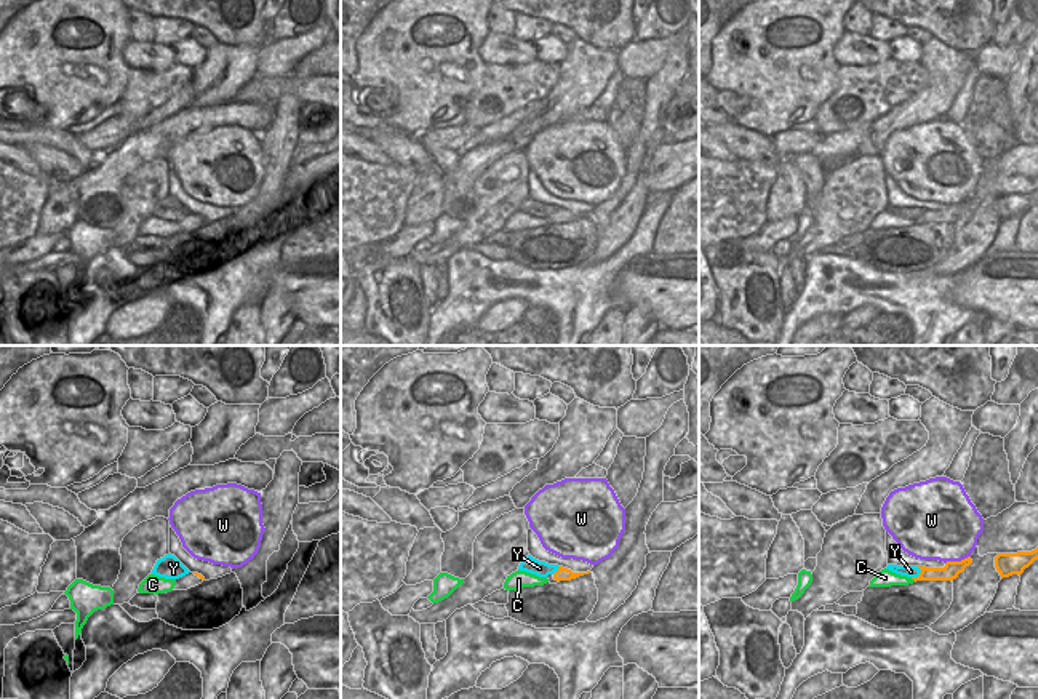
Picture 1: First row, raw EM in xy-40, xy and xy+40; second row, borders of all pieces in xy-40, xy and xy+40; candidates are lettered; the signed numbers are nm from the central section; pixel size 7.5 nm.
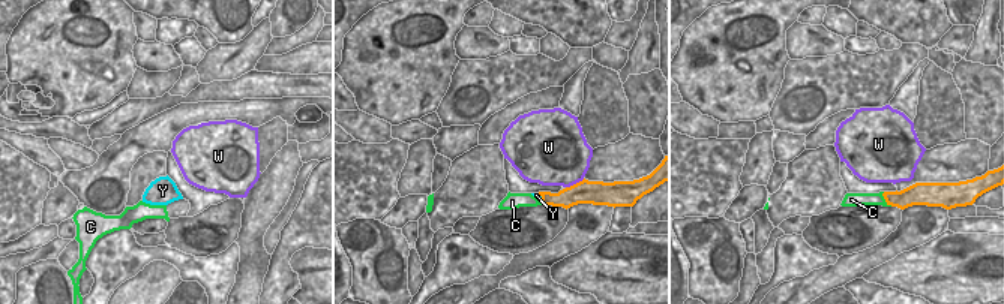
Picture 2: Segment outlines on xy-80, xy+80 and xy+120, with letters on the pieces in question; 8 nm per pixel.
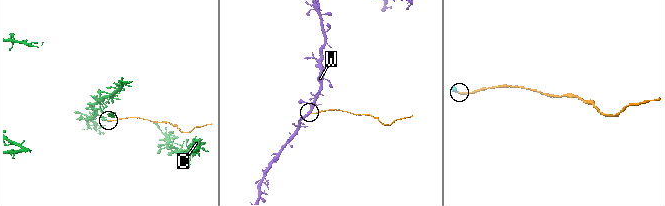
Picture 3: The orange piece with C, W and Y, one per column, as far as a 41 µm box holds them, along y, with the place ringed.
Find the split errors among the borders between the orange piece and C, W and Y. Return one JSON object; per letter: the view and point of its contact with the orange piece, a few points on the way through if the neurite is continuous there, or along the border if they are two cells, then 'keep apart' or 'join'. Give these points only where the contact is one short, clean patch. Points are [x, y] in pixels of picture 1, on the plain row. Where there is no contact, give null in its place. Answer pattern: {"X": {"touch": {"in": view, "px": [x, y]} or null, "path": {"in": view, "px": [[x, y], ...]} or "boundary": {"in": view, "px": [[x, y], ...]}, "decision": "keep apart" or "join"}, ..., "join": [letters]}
{"C": {"touch": {"in": "xy+40", "px": [914, 221]}, "boundary": {"in": "xy+40", "px": [[910, 219], [915, 223]]}, "decision": "keep apart"}, "W": {"touch": {"in": "xy+40", "px": [957, 203]}, "boundary": {"in": "xy+40", "px": [[970, 197], [946, 205]]}, "decision": "keep apart"}, "Y": {"touch": {"in": "xy+40", "px": [920, 216]}, "decision": "keep apart"}, "join": []}

